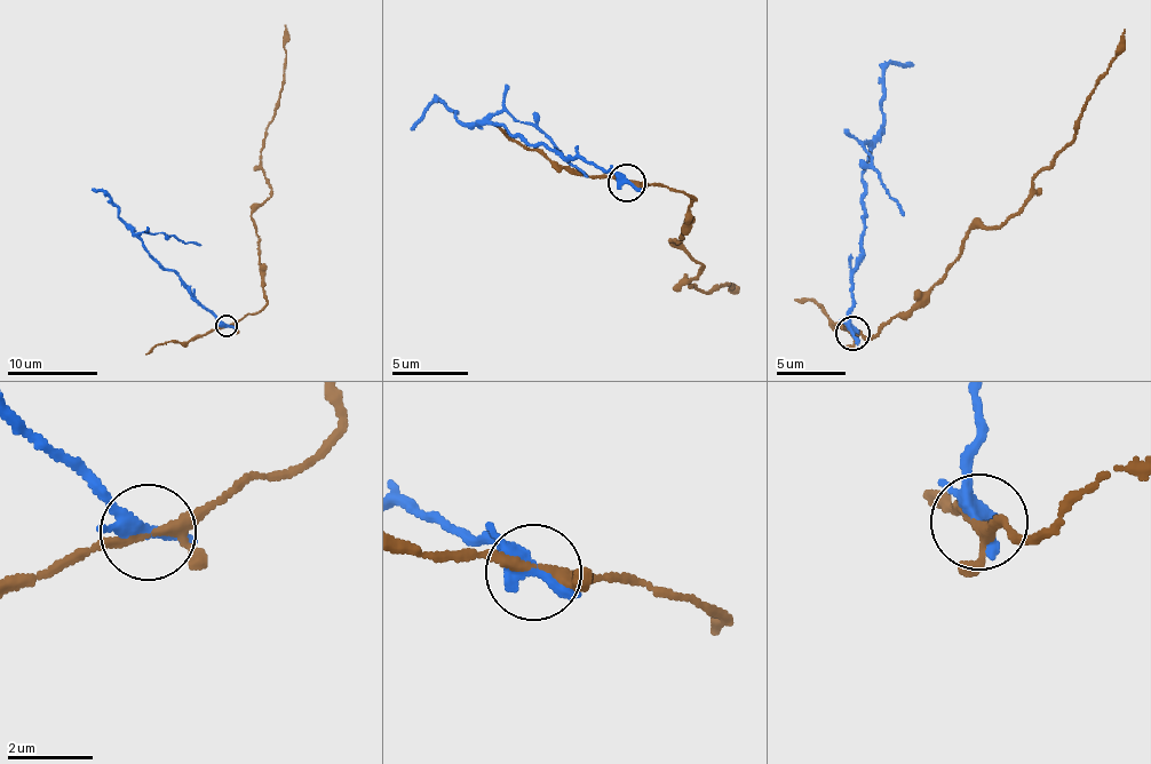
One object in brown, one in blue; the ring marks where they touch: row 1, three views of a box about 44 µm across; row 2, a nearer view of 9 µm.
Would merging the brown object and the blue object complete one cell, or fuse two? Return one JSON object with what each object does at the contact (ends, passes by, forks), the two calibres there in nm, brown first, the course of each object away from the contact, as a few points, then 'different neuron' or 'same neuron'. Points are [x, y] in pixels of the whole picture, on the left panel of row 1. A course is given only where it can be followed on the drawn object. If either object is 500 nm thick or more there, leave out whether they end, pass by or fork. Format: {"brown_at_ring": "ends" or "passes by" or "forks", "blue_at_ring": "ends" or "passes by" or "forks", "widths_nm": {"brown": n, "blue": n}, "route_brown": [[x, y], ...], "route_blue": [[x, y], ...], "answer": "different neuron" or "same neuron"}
{"brown_at_ring": "forks", "blue_at_ring": "passes by", "widths_nm": {"brown": 190, "blue": 320}, "route_brown": [[227, 326], [266, 303], [252, 215], [271, 195], [261, 168], [262, 140], [276, 114], [285, 25]], "route_blue": [[227, 326], [180, 276], [152, 257], [139, 236], [164, 233], [201, 245]], "answer": "different neuron"}

